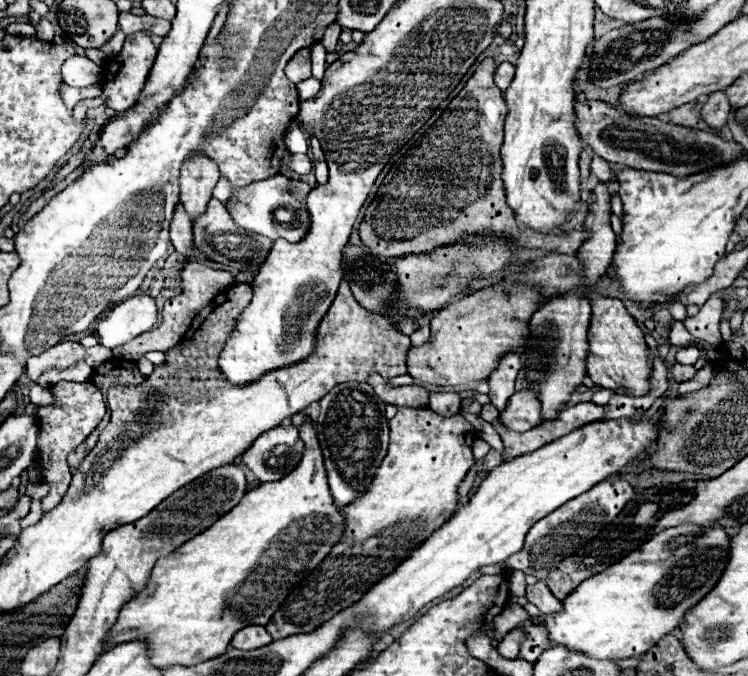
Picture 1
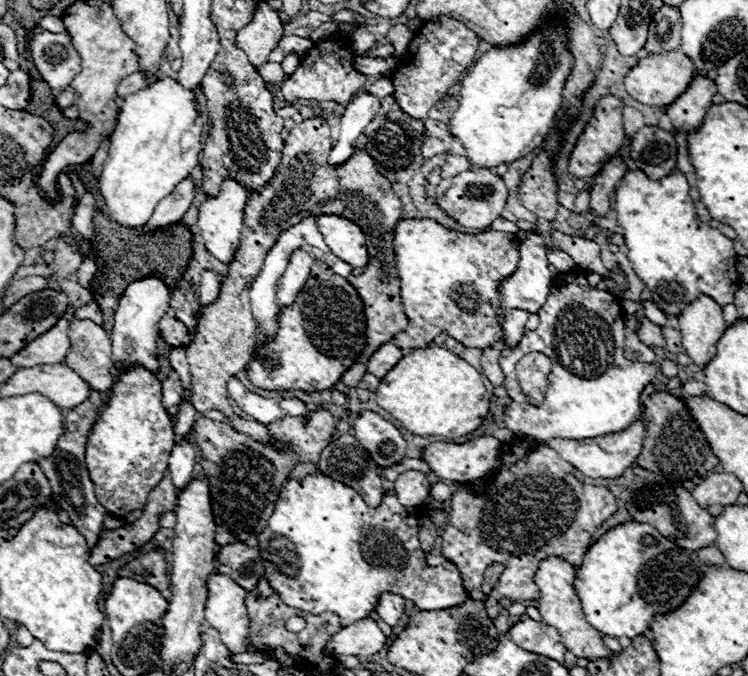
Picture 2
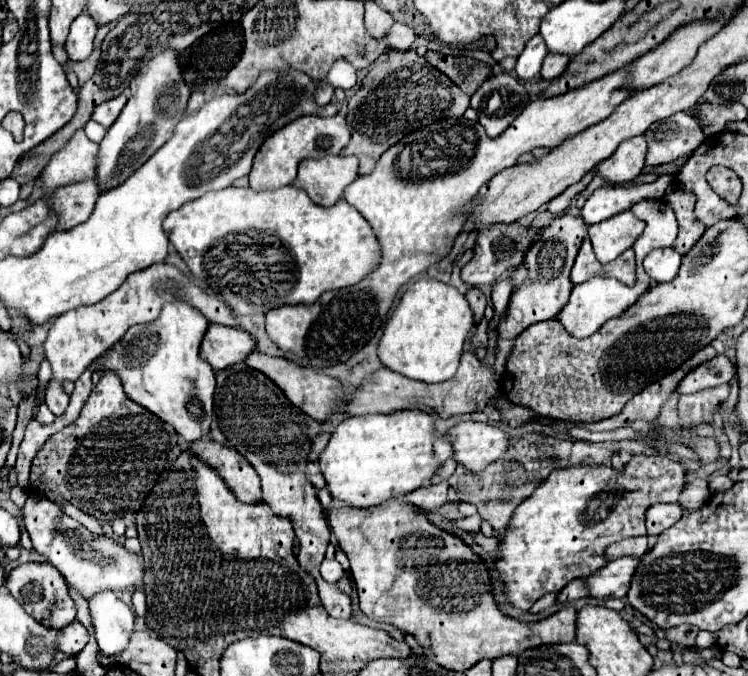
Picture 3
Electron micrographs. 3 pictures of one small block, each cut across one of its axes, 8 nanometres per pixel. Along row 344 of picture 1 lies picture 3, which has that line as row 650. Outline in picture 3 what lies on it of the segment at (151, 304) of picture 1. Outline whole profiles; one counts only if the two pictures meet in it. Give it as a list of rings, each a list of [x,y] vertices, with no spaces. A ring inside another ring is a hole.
[[[98,592],[88,598],[94,638],[106,656],[122,652],[134,632],[134,610],[114,592]]]

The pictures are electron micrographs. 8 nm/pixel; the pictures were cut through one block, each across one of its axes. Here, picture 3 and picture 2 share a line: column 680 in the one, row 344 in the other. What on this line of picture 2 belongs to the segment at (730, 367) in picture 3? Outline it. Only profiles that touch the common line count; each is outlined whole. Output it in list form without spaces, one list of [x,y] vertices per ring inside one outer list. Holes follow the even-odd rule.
[[[384,342],[368,360],[368,372],[378,378],[384,378],[386,372],[402,360],[402,356],[404,354],[400,348],[396,348],[392,342]]]

